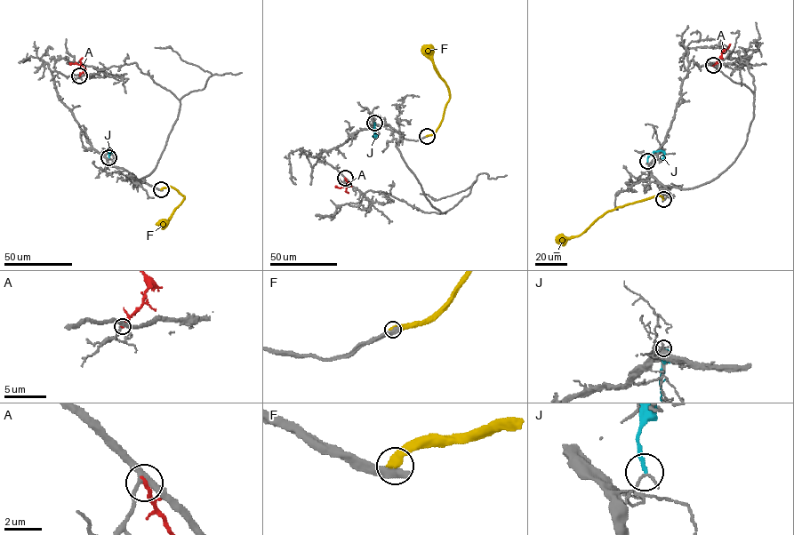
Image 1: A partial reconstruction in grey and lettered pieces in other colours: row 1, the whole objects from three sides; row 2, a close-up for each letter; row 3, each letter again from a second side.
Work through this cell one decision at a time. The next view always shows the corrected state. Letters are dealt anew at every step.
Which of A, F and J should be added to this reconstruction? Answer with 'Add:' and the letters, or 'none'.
Add: none

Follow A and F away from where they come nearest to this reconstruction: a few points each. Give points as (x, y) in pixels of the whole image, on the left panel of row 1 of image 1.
A: (79, 75), (83, 67), (69, 65)
F: (161, 189), (172, 187), (184, 198), (166, 222), (158, 224)

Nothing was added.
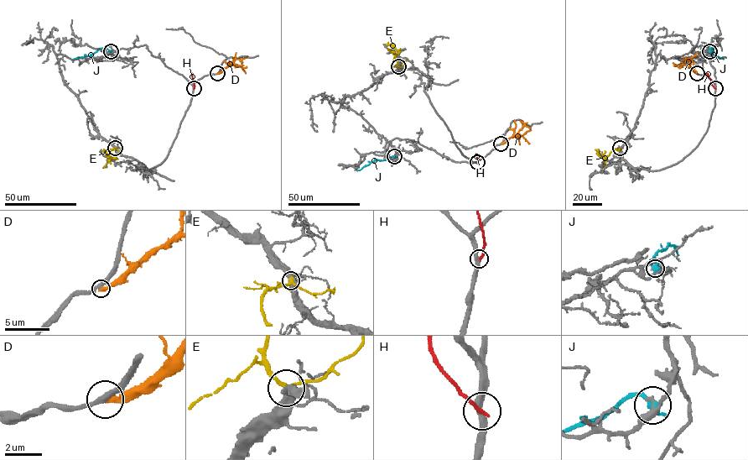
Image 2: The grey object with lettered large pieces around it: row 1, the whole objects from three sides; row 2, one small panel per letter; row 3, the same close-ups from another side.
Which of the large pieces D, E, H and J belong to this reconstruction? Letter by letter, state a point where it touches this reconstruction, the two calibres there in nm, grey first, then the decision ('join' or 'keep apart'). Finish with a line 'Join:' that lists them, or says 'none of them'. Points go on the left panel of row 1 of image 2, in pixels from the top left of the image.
D: meets grey at (217, 73); 300 nm thick on the grey side, 320 nm on the other; keep apart
E: meets grey at (115, 148); 380 nm thick on the grey side, 220 nm on the other; keep apart
H: meets grey at (194, 88); 360 nm thick on the grey side, 200 nm on the other; keep apart
J: meets grey at (111, 51); 300 nm thick on the grey side, 320 nm on the other; keep apart
Join: none of them

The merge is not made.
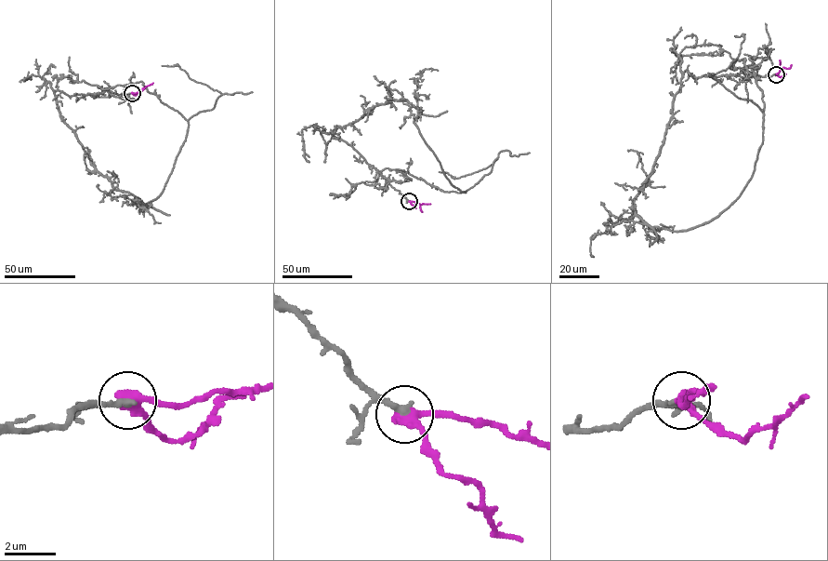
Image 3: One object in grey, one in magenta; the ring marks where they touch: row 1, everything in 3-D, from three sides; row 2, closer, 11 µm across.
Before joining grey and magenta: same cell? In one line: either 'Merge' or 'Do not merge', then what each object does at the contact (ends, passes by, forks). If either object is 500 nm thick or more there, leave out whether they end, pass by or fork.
Merge. At the ring grey ends. At the ring magenta passes by

